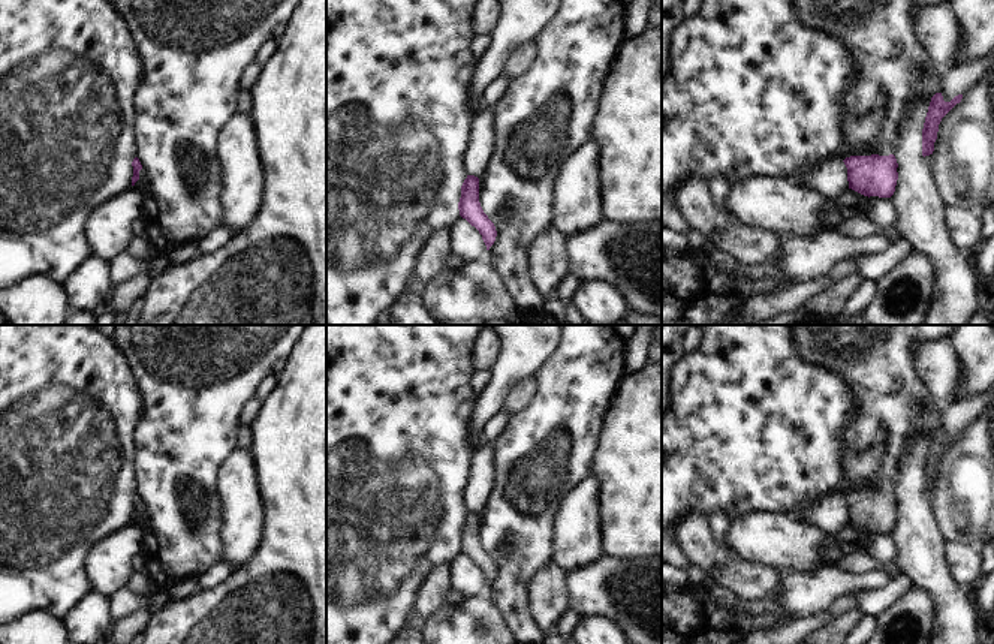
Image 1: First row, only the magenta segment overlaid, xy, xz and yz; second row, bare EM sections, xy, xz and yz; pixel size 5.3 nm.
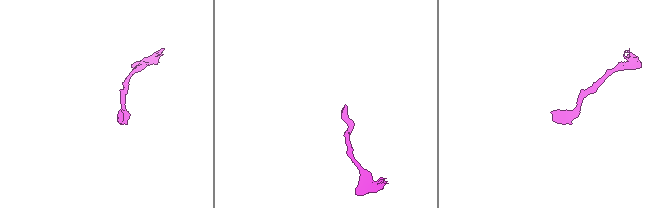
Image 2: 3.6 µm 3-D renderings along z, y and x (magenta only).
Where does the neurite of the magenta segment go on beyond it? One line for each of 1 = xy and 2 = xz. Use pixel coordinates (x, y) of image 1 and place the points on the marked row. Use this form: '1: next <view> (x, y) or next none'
1: next none
2: next none

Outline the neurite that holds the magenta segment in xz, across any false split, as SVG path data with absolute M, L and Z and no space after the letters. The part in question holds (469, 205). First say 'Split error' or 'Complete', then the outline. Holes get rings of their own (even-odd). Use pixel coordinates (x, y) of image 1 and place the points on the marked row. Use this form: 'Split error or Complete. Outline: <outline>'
Complete. Outline: M467 175L461 186L461 198L458 202L460 216L475 226L487 246L487 250L494 244L497 231L494 223L484 213L479 202L479 178Z

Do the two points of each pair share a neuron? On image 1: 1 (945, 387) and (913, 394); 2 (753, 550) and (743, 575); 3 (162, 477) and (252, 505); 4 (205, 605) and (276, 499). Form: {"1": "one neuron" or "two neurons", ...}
{"1": "two neurons", "2": "two neurons", "3": "two neurons", "4": "one neuron"}

